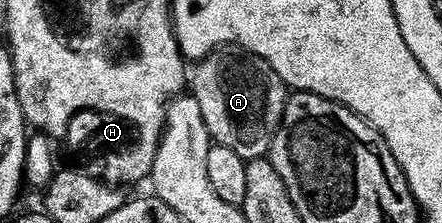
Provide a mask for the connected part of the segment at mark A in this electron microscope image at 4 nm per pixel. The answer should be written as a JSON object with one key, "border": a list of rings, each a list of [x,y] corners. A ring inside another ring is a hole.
{"border":[[[239,48],[212,50],[195,66],[196,71],[190,74],[190,93],[198,100],[209,139],[217,146],[238,152],[246,160],[265,157],[280,127],[289,95],[280,74],[266,60]]]}

